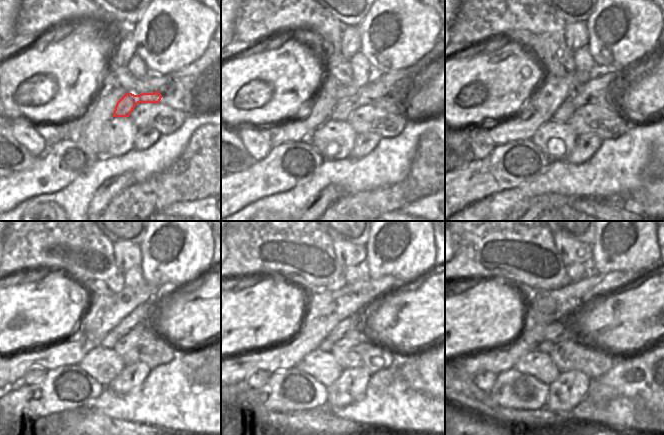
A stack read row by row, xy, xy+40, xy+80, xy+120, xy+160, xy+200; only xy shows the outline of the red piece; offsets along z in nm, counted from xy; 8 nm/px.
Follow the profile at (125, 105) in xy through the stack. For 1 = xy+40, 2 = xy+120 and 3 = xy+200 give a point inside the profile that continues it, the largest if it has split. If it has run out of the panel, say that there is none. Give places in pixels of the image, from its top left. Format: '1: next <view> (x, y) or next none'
1: next xy+40 (368, 94)
2: next xy+120 (137, 318)
3: next xy+200 (545, 346)

